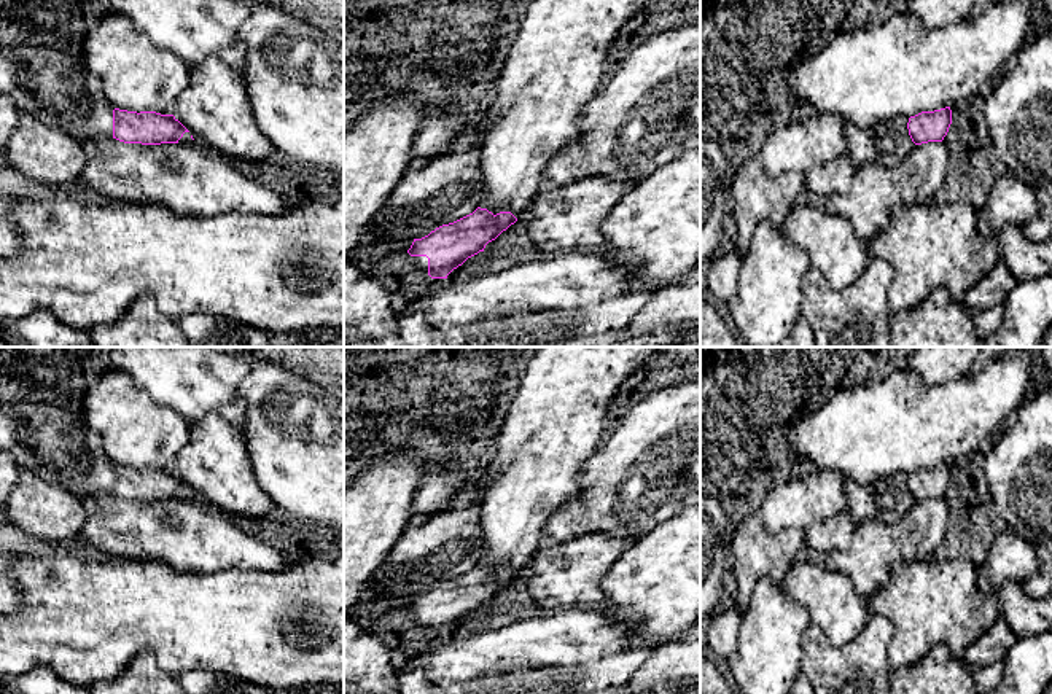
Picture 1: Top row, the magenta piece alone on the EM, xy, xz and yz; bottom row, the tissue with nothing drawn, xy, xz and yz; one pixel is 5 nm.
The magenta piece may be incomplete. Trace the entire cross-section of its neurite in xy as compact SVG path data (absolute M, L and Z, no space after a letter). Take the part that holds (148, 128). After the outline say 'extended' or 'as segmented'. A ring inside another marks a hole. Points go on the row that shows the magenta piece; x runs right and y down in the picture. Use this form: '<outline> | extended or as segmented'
M113 110L113 138L124 143L178 143L189 132L173 115Z | as segmented

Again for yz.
M950 107L921 111L909 118L907 129L912 142L915 145L928 142L942 142L952 124L952 110Z | as segmented

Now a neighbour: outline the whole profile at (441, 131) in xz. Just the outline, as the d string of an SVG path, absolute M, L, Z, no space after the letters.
M450 96L442 108L430 108L419 123L409 169L419 169L474 140L489 119L487 100L489 96Z

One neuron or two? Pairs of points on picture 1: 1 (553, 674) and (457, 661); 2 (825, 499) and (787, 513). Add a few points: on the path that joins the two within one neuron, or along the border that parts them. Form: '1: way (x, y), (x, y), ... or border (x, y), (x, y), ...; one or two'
1: way (529, 674), (481, 674); one
2: way (815, 499), (796, 503); one

